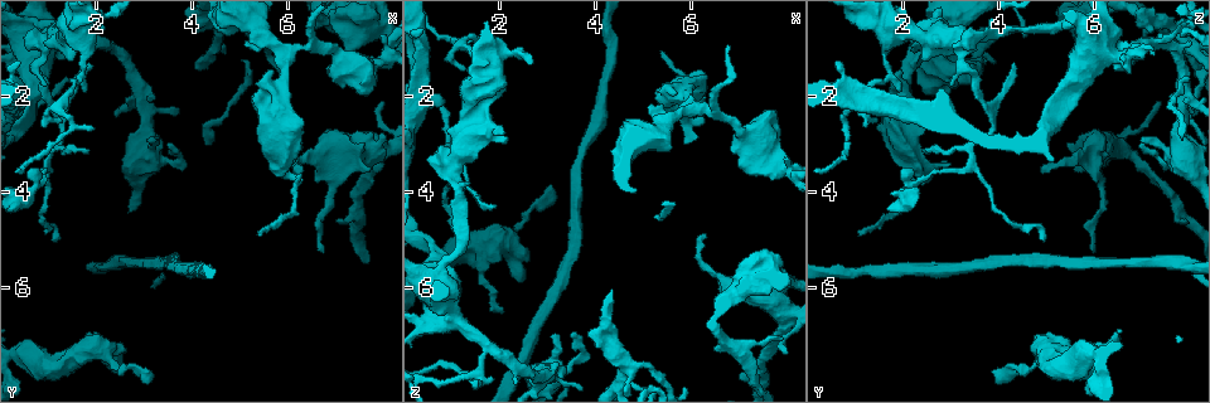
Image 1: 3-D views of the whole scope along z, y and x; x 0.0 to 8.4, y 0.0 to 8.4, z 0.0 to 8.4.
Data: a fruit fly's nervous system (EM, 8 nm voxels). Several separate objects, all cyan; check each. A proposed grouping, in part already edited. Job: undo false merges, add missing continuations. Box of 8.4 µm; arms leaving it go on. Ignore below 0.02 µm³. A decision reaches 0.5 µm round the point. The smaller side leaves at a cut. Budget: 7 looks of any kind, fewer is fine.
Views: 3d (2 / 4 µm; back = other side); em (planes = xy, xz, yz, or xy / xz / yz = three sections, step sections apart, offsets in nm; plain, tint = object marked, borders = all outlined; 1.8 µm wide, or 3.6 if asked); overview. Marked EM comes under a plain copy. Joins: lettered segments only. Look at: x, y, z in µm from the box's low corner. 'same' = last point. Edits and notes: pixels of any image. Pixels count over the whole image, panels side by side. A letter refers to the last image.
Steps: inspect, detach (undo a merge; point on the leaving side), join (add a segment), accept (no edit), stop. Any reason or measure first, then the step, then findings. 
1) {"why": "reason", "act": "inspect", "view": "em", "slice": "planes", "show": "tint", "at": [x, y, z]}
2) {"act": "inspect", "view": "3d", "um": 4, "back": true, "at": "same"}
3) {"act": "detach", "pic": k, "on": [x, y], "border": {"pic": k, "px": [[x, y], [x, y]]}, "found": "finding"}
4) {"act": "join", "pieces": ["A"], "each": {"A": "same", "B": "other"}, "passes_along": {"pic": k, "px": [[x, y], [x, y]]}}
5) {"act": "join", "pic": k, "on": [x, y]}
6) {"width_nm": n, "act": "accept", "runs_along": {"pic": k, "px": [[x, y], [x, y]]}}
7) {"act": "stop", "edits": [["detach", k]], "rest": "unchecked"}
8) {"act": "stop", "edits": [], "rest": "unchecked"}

{"act": "inspect", "view": "em", "slice": "planes", "show": "borders", "at": [0.80, 7.55, 5.65]}

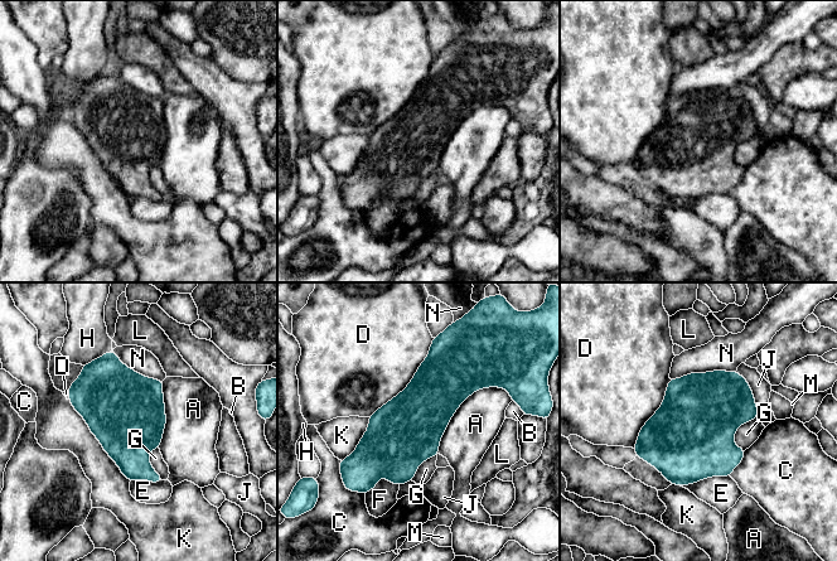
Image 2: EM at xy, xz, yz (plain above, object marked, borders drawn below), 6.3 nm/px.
{"act": "accept", "each": {"A": "other", "B": "other", "C": "other", "D": "other", "E": "other", "F": "other", "G": "other", "H": "other", "J": "other", "K": "other", "L": "other", "M": "other", "N": "other"}, "border": {"pic": 2, "px": [[756, 416], [738, 427], [738, 448]]}, "found": "one neuron here"}

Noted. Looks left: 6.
{"why": "a narrow waist", "act": "inspect", "view": "em", "slice": "planes", "show": "borders", "at": [2.50, 7.70, 4.60]}

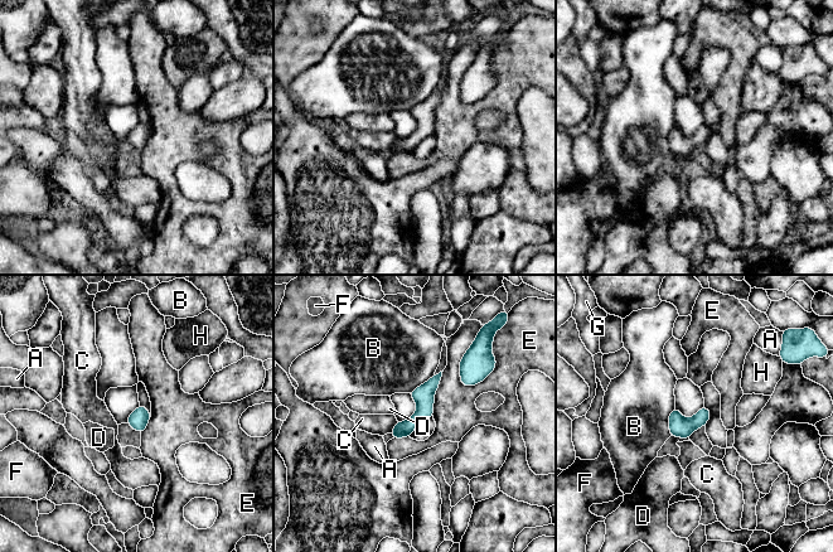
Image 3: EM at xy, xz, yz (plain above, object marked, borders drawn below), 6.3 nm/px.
{"width_nm": 120, "act": "accept", "each": {"A": "other", "B": "other", "C": "other", "D": "other", "E": "other", "F": "other", "G": "other", "H": "other"}, "runs_along": {"pic": 3, "px": [[437, 377], [425, 410], [396, 435]]}, "found": "all the same neuron"}

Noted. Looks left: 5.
{"why": "thick turns thin", "act": "inspect", "view": "3d", "um": 4, "back": true, "at": [0.75, 3.80, 2.30]}

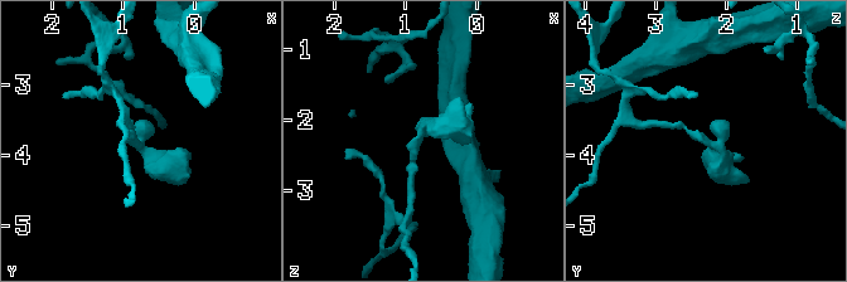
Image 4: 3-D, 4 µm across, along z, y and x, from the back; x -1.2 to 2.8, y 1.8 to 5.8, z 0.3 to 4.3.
{"act": "inspect", "view": "em", "slice": "planes", "show": "tint", "at": [0.80, 3.80, 2.25]}

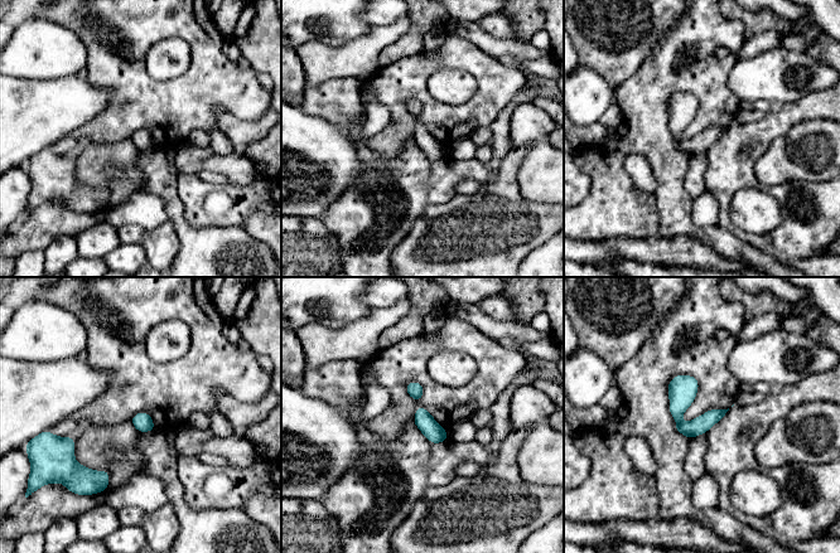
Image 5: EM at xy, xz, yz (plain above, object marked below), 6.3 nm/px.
{"why": "see the neighbours", "act": "inspect", "view": "em", "slice": "planes", "show": "borders", "at": "same"}

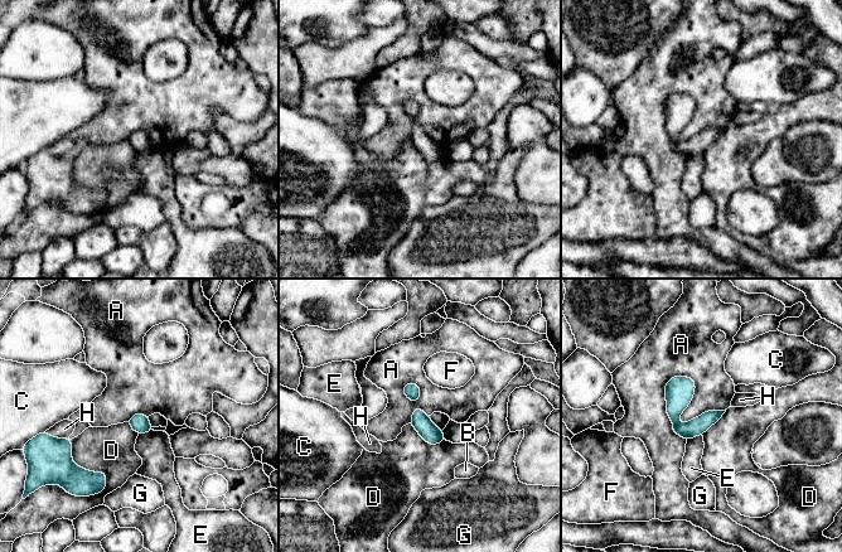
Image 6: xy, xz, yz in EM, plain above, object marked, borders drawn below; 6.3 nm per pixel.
{"width_nm": 110, "act": "accept", "each": {"A": "other", "B": "other", "C": "other", "D": "other", "E": "other", "F": "other", "G": "other", "H": "other"}, "found": "all the same neuron"}

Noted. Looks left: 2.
{"act": "stop", "edits": [], "rest": "unchecked"}

